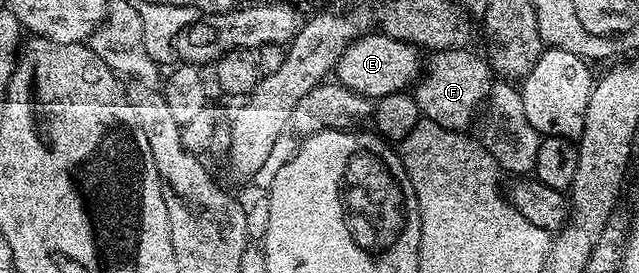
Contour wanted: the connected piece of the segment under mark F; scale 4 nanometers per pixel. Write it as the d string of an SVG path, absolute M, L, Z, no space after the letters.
M448 47L443 51L434 51L427 63L425 60L424 74L412 87L423 120L449 131L465 132L474 114L476 119L490 93L492 68L483 56L481 59L476 52L470 50L466 47Z

